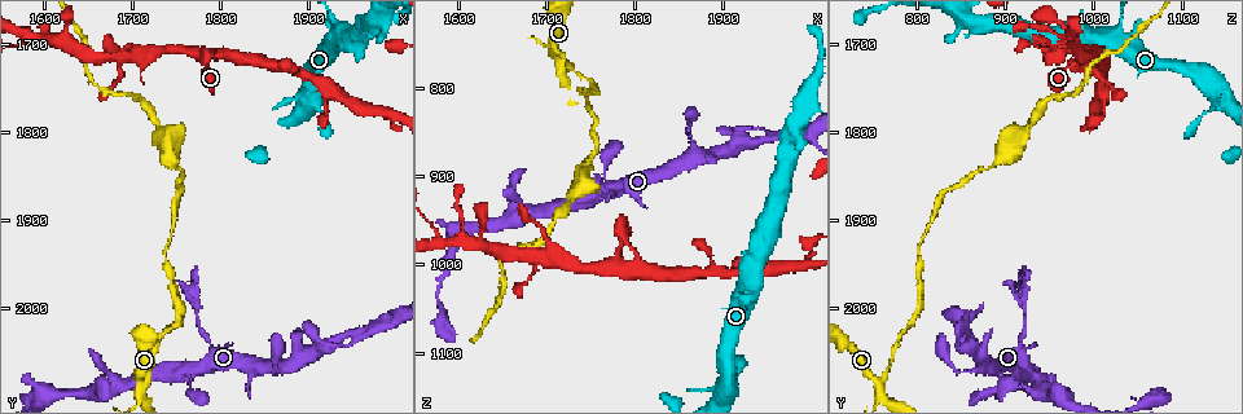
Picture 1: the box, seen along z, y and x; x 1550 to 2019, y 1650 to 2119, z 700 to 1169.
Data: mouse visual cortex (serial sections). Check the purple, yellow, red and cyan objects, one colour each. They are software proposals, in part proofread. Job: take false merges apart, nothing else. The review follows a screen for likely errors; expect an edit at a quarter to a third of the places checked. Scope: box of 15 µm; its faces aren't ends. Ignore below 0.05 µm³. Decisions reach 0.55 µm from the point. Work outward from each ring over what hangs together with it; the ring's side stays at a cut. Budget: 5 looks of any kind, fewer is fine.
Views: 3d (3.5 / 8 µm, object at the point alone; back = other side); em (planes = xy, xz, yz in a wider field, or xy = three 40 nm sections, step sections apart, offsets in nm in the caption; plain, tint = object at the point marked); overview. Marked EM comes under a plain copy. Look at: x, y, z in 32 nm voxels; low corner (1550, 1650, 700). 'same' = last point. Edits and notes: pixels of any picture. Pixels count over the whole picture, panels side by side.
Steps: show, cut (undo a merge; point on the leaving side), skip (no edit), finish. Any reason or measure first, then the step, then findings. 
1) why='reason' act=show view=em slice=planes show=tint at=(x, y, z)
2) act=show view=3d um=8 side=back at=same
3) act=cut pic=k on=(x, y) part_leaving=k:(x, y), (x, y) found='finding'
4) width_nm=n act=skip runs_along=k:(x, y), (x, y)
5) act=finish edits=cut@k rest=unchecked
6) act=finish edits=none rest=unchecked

why='a narrow waist' act=show view=3d um=3.5 at=(1770, 2000, 920)

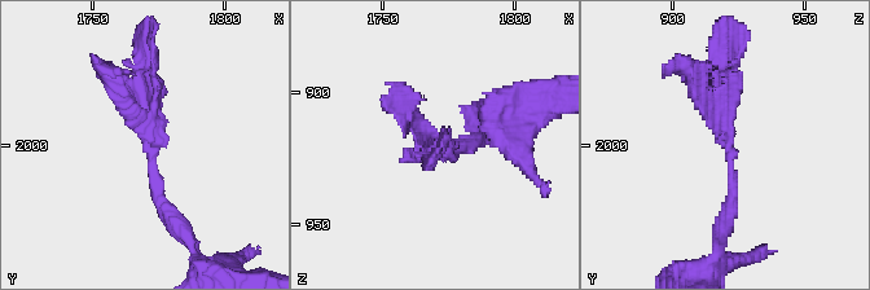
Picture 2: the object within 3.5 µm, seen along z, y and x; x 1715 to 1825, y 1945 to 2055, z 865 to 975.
act=show view=em slice=planes show=tint at=(1772, 2000, 920)

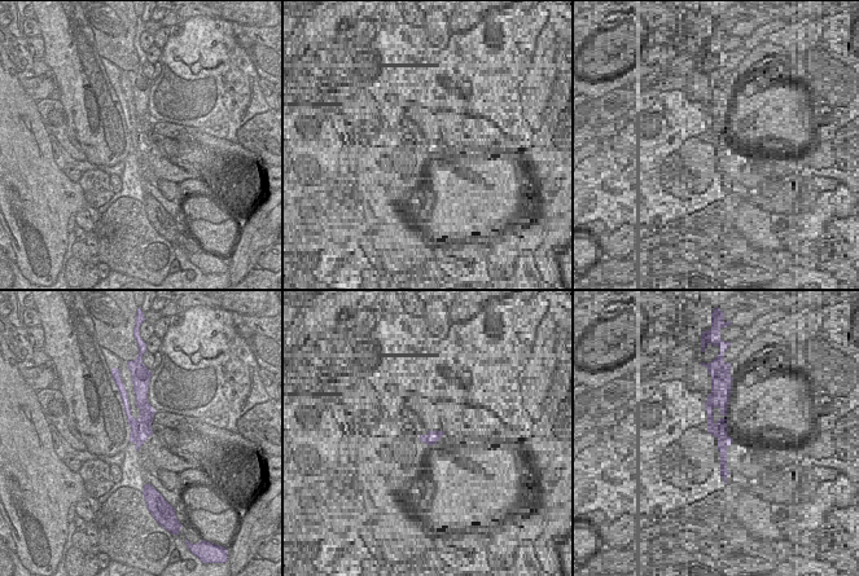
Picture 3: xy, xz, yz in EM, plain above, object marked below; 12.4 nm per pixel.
why='cut it another way' act=show view=em slice=xy step=1 show=tint at=same

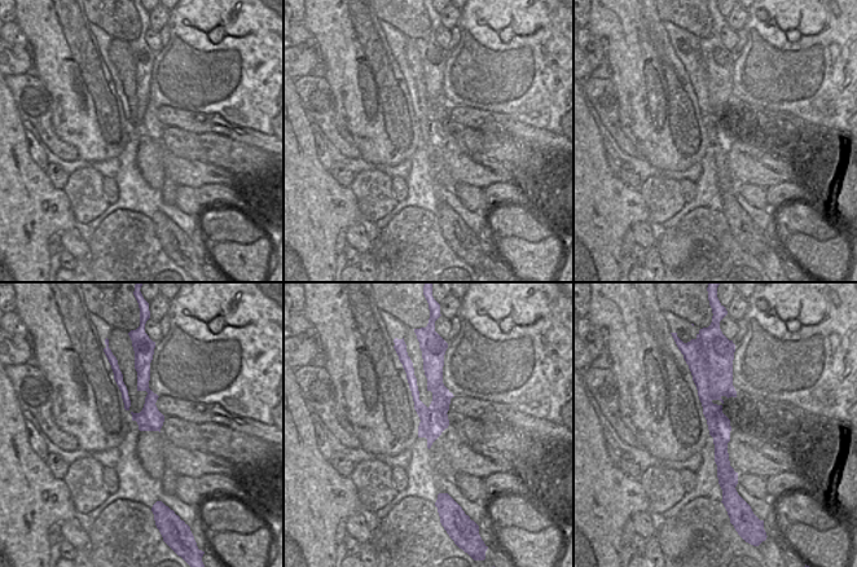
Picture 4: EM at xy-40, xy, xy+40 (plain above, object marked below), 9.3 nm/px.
width_nm=260 act=skip runs_along=4:(711, 372), (726, 483) found='one cell here'

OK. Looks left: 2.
why='abrupt turn' act=show view=3d um=3.5 at=(1710, 2085, 760)

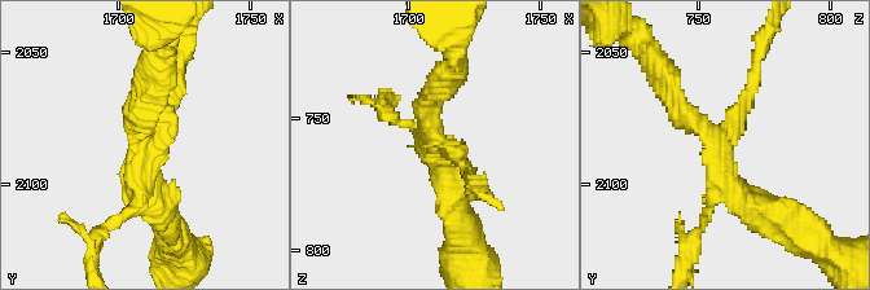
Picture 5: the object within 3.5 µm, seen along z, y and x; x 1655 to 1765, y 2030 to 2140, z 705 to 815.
arms=3 arm_widths_nm=150,250,300 act=cut pic=5 on=(751, 86) part_leaving=5:(729, 131), (767, 35) found='a second cell is stuck on'

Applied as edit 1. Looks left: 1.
act=finish edits=cut@5 rest=unchecked

